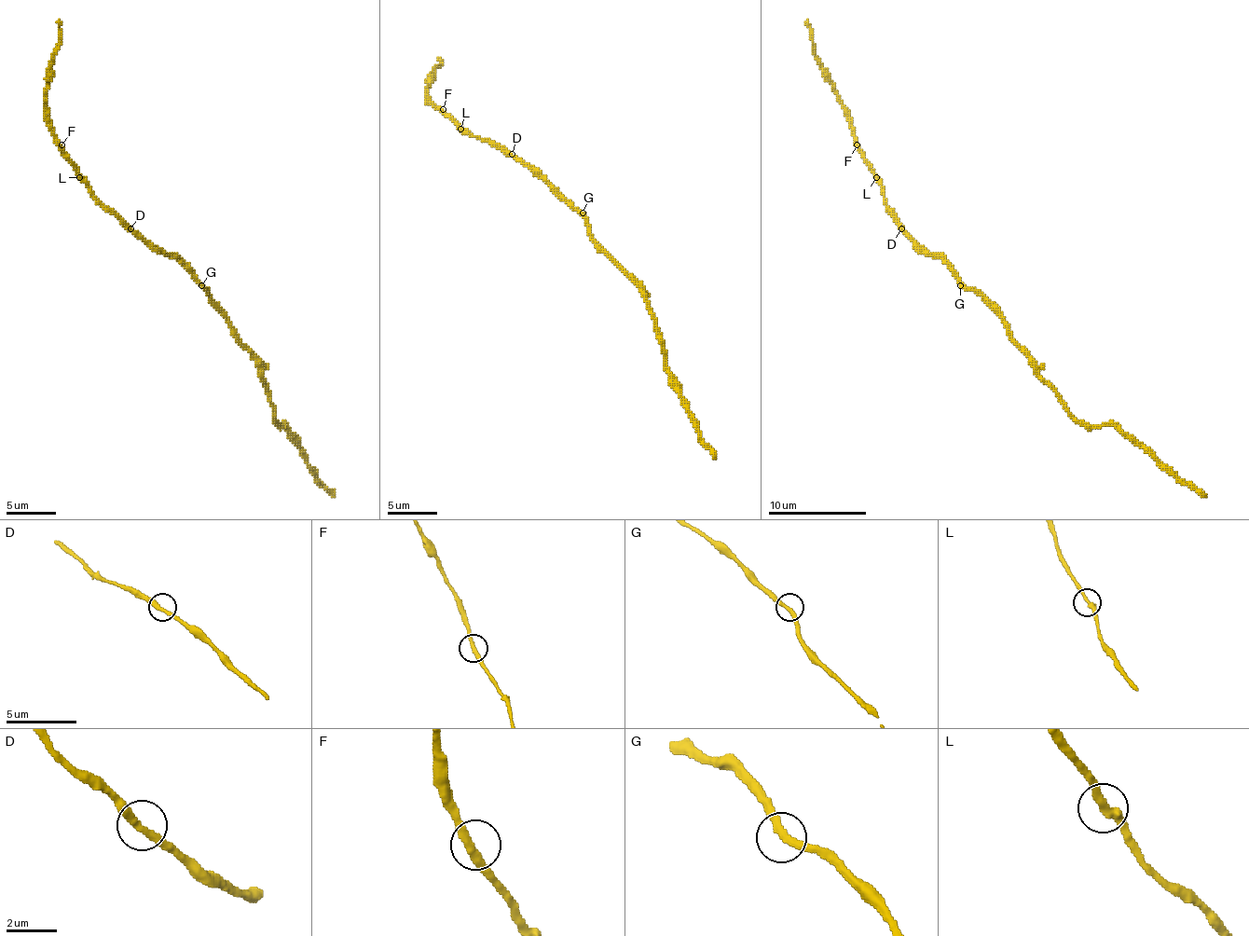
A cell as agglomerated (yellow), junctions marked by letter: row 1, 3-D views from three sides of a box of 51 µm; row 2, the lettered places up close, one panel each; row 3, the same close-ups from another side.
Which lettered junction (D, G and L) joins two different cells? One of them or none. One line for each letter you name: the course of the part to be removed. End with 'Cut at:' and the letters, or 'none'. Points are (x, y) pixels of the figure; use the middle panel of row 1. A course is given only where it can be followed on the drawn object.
Cut at: none

